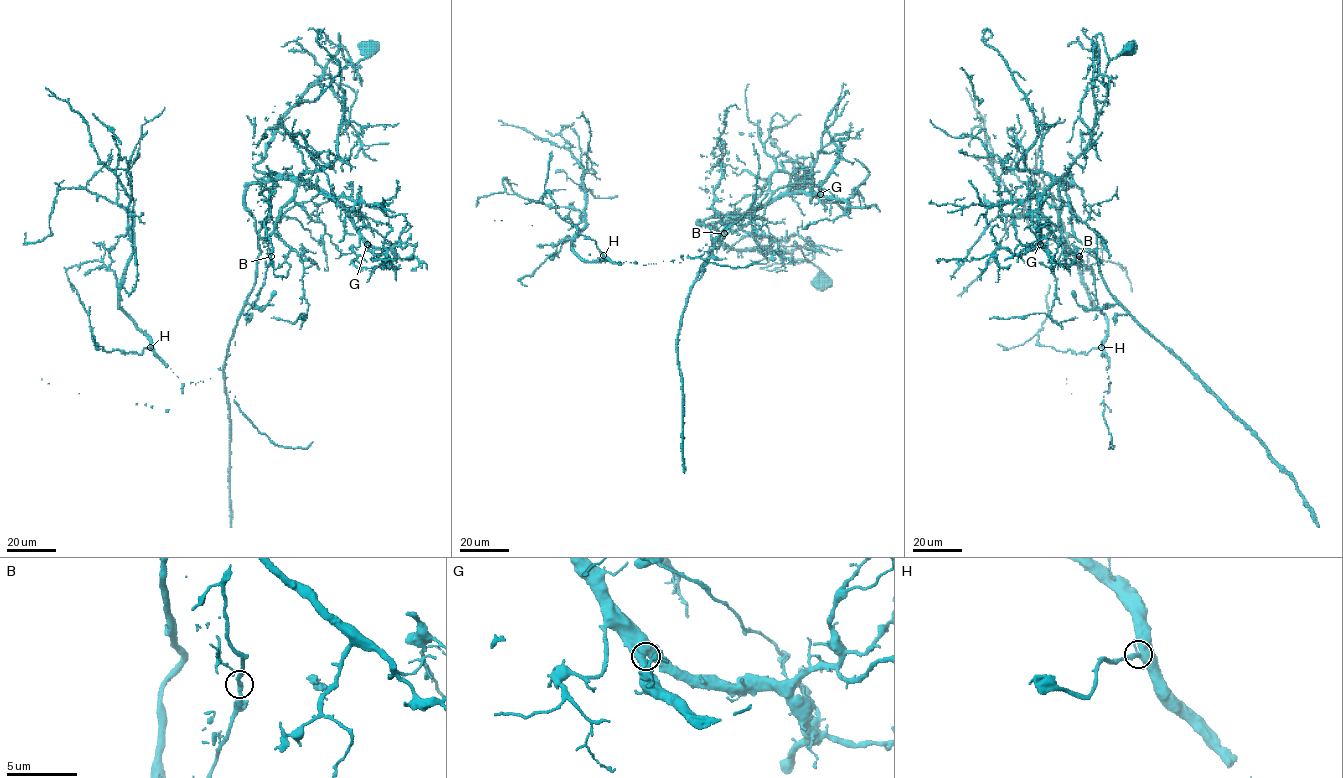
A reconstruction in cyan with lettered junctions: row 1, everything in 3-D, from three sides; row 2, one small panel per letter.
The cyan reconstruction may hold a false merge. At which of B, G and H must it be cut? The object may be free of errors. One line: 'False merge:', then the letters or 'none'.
False merge: B

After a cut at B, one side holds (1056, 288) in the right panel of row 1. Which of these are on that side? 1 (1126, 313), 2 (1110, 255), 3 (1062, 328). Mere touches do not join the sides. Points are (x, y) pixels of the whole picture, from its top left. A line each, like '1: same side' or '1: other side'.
1: same side
2: same side
3: same side

